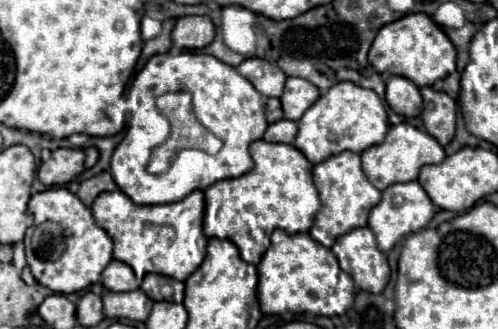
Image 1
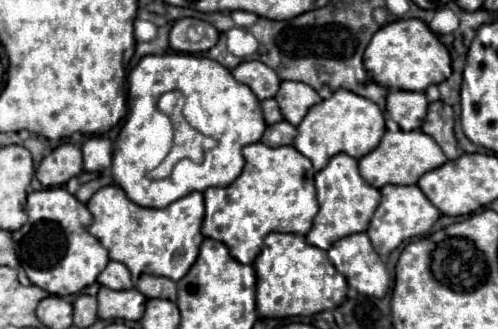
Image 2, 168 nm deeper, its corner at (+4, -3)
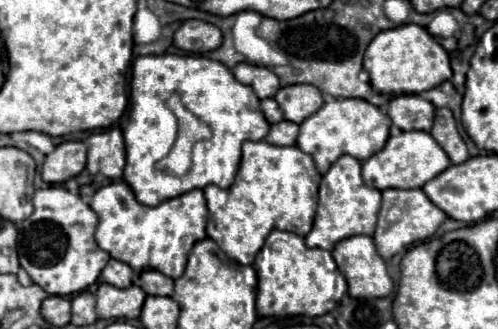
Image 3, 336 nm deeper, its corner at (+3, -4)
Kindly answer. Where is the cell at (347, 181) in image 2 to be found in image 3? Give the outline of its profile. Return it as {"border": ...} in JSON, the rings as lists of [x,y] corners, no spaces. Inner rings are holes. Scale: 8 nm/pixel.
{"border":[[[340,156],[322,176],[314,226],[310,234],[304,238],[306,246],[326,250],[326,244],[336,244],[348,236],[356,234],[372,236],[376,228],[376,214],[380,210],[380,198],[382,198],[380,190],[364,184],[360,174],[360,162],[352,156]]]}

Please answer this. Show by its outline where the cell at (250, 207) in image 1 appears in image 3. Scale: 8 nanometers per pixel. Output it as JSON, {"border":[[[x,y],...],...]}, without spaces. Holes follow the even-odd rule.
{"border":[[[266,140],[242,144],[242,164],[234,184],[228,190],[206,186],[210,220],[206,234],[224,248],[226,256],[238,264],[254,264],[256,254],[264,246],[272,230],[286,230],[306,236],[312,230],[312,220],[318,204],[320,174],[312,156],[298,146],[272,146]]]}

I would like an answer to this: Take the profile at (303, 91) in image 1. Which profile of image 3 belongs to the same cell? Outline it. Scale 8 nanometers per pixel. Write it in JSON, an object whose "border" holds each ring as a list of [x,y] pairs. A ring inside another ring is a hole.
{"border":[[[294,84],[294,86],[284,86],[276,92],[274,100],[284,112],[284,118],[290,122],[304,122],[308,116],[312,116],[322,104],[322,92],[316,86],[310,84]]]}

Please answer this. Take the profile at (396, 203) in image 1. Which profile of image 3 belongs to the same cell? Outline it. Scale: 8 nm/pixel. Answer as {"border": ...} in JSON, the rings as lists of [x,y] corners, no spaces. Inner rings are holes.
{"border":[[[420,188],[418,190],[384,190],[382,208],[378,212],[378,224],[374,232],[374,244],[380,256],[388,260],[400,250],[404,250],[406,246],[430,238],[438,230],[438,226],[444,222],[444,218],[446,214],[440,208],[436,208]]]}

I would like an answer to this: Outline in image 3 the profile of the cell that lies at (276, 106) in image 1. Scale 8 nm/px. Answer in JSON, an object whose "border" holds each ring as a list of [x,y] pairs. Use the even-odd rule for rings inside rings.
{"border":[[[274,98],[262,100],[260,106],[262,106],[262,112],[264,112],[264,116],[266,116],[266,120],[268,120],[270,124],[276,124],[276,122],[284,120],[284,116],[282,116],[282,112],[280,112],[280,106],[276,104]]]}

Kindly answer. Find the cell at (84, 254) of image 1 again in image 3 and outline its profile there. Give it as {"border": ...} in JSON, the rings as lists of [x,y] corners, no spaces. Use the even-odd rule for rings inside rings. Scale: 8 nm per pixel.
{"border":[[[50,186],[36,190],[32,196],[34,212],[28,222],[22,224],[22,236],[18,244],[20,266],[28,276],[52,296],[70,296],[84,292],[92,286],[110,256],[96,240],[94,230],[98,224],[96,212],[78,196],[64,186]]]}

